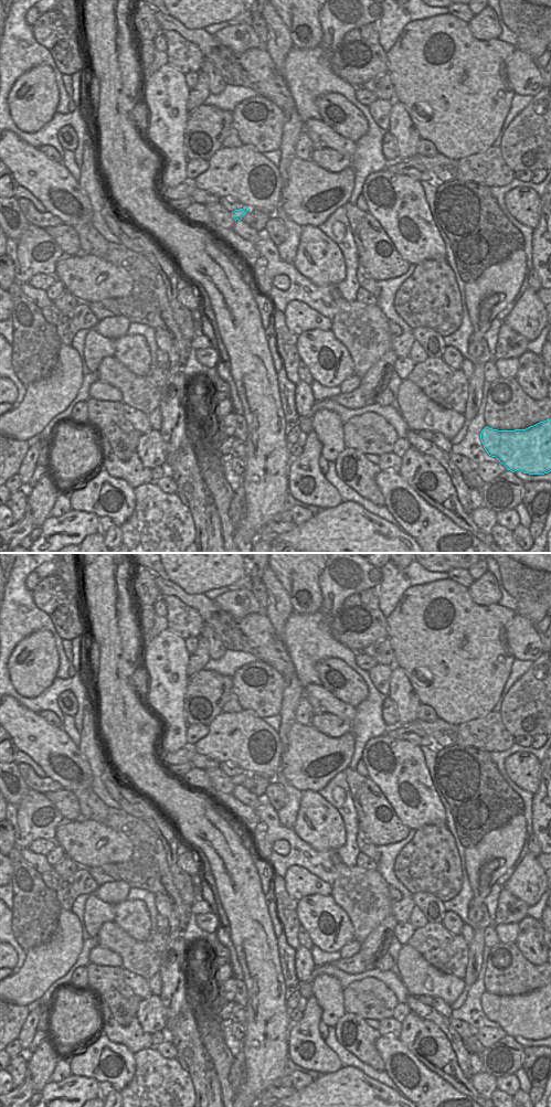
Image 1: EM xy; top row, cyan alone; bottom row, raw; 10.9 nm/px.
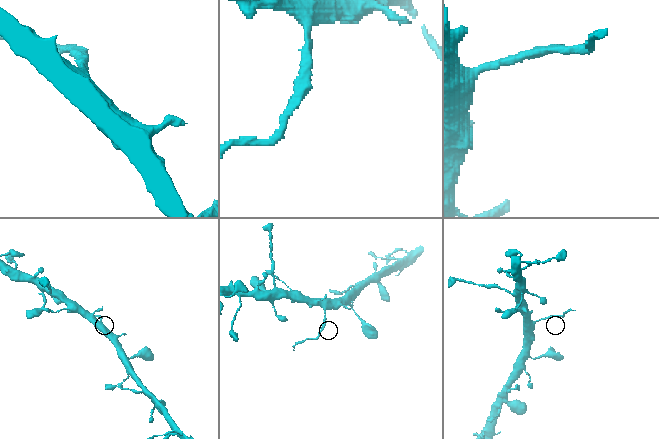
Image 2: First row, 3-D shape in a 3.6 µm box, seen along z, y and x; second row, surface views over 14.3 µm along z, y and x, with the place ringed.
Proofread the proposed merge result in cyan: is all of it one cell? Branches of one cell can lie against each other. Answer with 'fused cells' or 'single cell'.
fused cells

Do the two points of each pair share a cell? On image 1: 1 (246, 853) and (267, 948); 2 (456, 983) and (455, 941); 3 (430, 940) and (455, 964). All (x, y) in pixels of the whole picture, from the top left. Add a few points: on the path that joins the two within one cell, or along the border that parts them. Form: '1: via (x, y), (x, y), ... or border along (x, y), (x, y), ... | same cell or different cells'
1: via (245, 876), (245, 908), (250, 925) | same cell
2: border along (432, 966), (457, 976), (463, 980) | different cells
3: via (436, 945), (448, 957) | same cell

